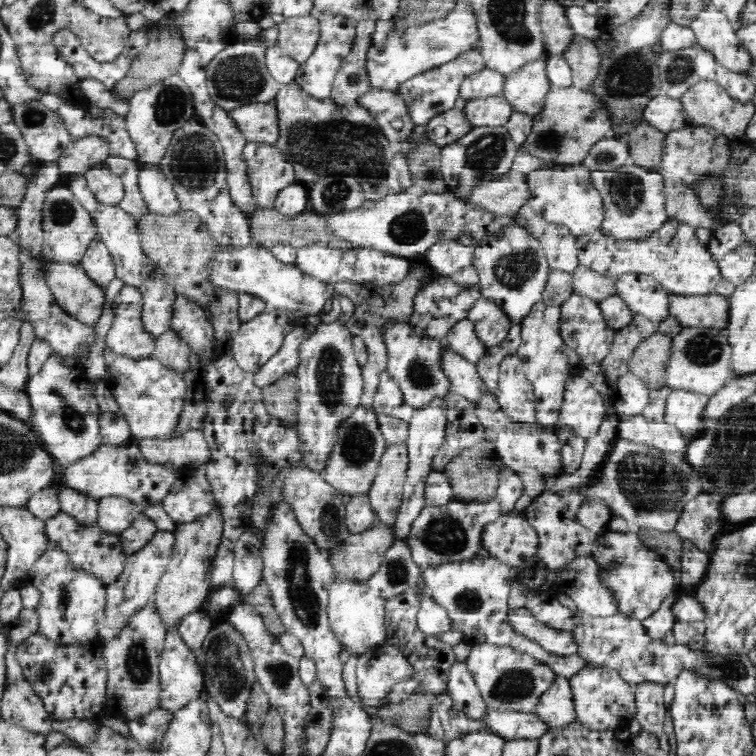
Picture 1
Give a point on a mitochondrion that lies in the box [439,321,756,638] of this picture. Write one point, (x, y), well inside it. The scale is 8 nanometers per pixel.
(651, 485)

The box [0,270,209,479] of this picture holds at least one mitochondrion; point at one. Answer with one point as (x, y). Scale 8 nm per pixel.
(76, 421)

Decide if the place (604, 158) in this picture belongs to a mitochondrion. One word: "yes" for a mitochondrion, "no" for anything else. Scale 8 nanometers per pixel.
yes

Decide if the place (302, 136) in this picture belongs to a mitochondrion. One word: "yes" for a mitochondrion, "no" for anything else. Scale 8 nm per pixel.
yes

